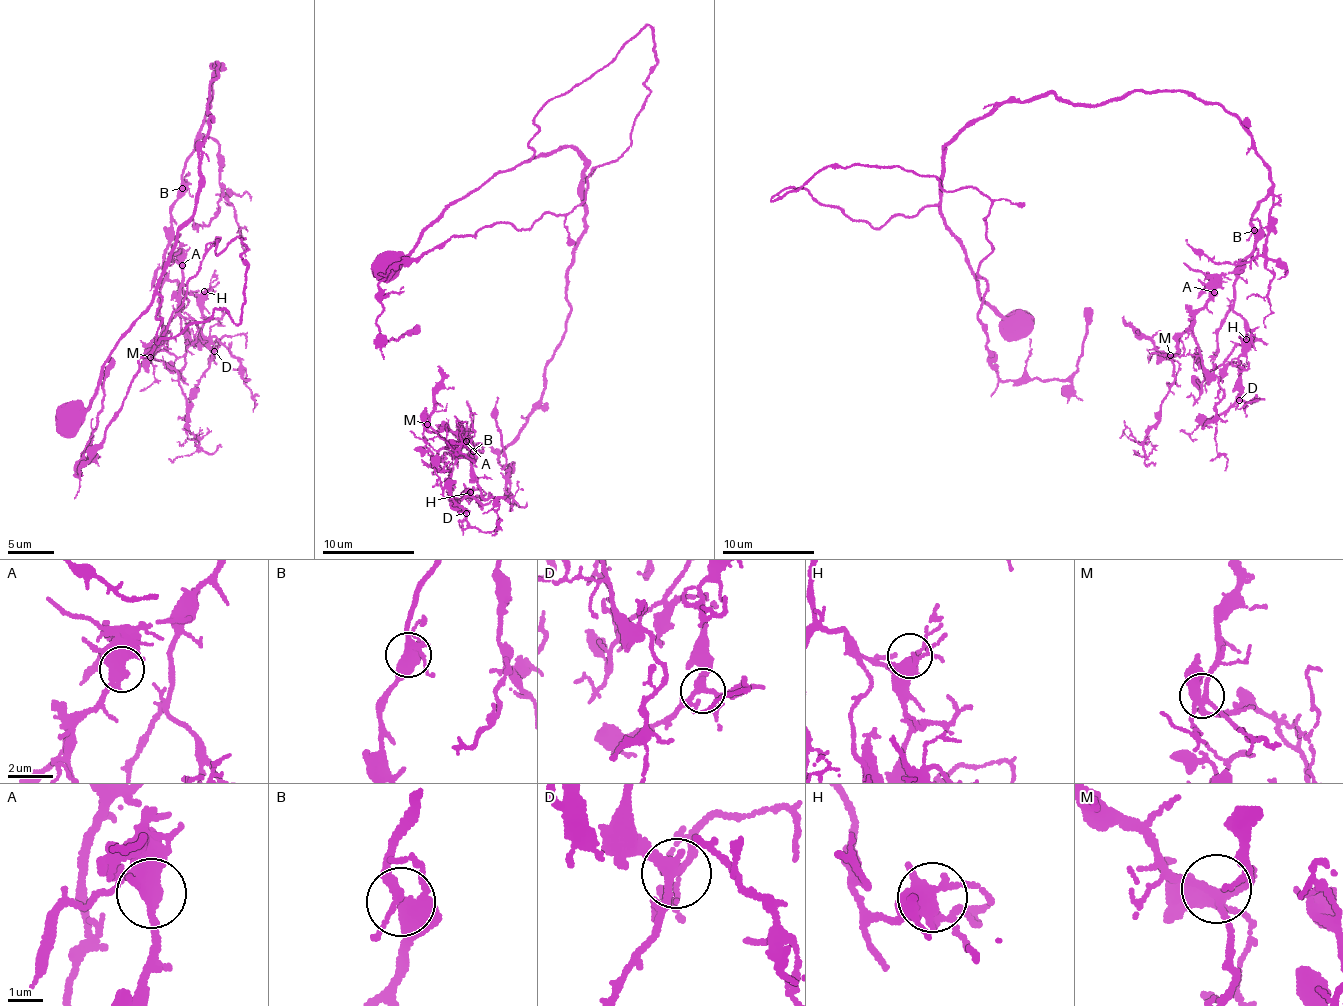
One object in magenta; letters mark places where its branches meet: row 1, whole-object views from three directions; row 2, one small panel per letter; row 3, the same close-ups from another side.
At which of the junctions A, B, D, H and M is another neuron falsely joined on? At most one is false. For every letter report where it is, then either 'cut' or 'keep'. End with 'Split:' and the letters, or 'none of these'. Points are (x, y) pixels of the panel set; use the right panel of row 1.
A: at (1214, 292); keep
B: at (1254, 230); keep
D: at (1239, 400); keep
H: at (1246, 339); keep
M: at (1170, 355); keep
Split: none of these

